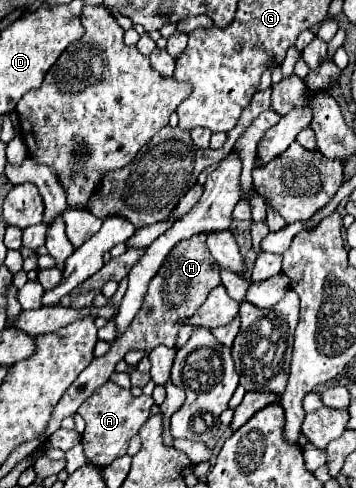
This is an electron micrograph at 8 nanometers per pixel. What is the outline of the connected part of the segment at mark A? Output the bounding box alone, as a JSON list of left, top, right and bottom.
[78,381,154,467]

